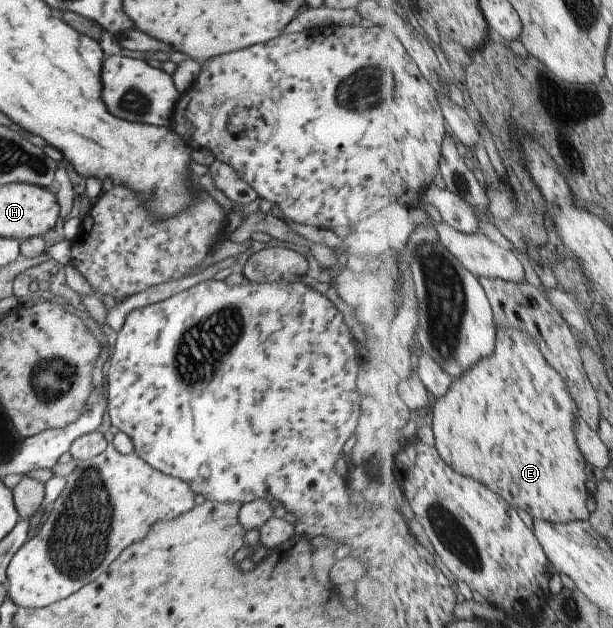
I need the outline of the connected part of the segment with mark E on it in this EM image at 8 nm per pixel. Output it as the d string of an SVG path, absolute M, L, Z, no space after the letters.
M507 327L507 329L497 329L497 347L495 353L491 357L481 359L479 363L475 363L475 367L471 367L469 371L465 371L459 379L455 379L453 387L447 391L447 395L443 395L441 399L434 399L432 408L429 411L427 421L430 423L434 433L433 439L439 453L443 456L454 471L459 471L465 477L473 477L475 481L483 483L490 487L497 495L506 499L515 509L524 509L533 519L543 519L555 523L571 523L576 521L587 521L591 519L591 512L587 509L587 473L585 473L585 465L587 465L586 455L583 455L577 436L575 435L575 423L577 423L579 411L575 399L571 395L567 387L566 380L555 371L555 367L545 359L545 355L541 353L537 341L521 329L515 327Z

